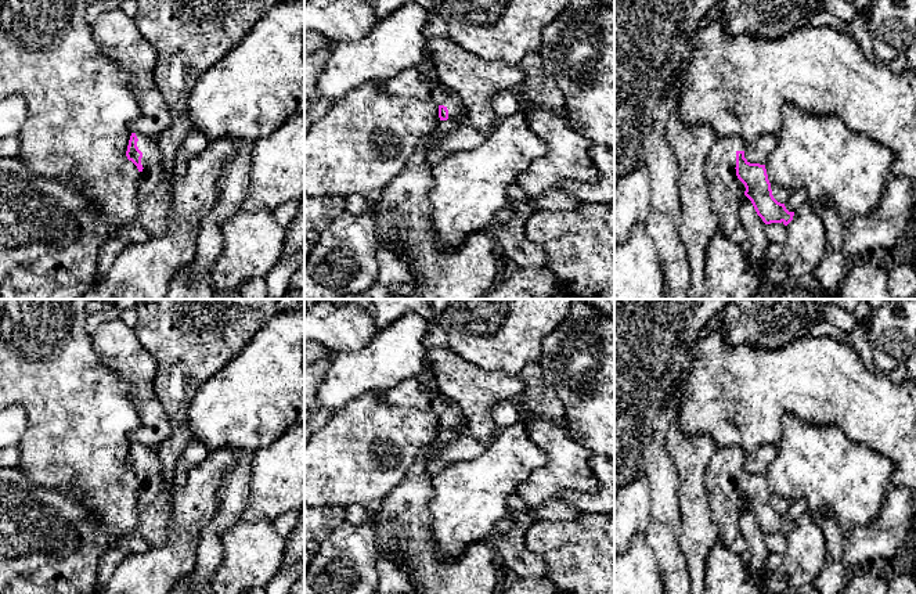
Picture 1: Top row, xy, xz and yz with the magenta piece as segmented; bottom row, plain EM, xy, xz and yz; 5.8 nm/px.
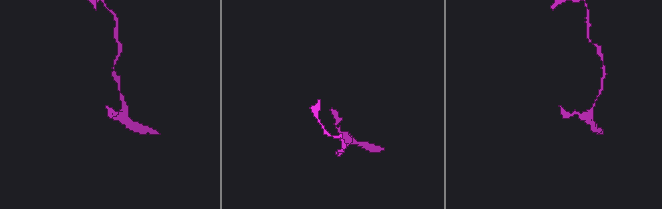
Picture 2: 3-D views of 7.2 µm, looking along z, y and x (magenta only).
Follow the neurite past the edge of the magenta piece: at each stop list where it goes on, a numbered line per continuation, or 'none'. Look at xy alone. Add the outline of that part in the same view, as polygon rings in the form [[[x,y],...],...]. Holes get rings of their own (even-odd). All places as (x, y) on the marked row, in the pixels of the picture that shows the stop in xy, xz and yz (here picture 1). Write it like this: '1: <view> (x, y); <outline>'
1: xy (155, 194); [[[136,133],[136,136],[138,138],[137,147],[143,152],[141,165],[144,169],[140,172],[138,181],[137,181],[137,197],[140,201],[140,213],[133,219],[130,226],[143,227],[152,237],[158,237],[158,235],[162,235],[167,228],[166,217],[167,217],[167,212],[173,202],[173,187],[172,187],[172,181],[167,181],[163,179],[162,165],[161,165],[161,154],[159,154],[159,147],[158,147],[156,140],[152,137],[140,134],[140,133]]]

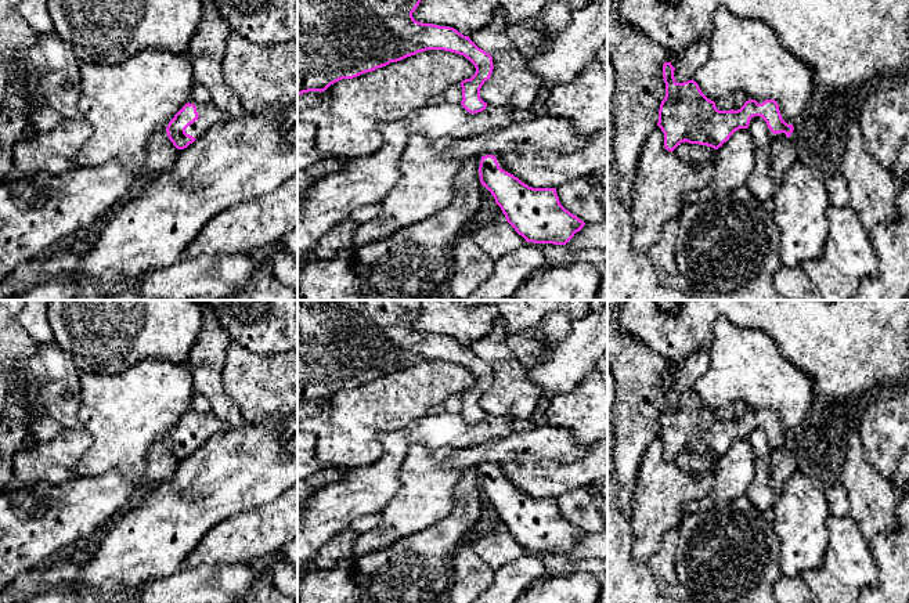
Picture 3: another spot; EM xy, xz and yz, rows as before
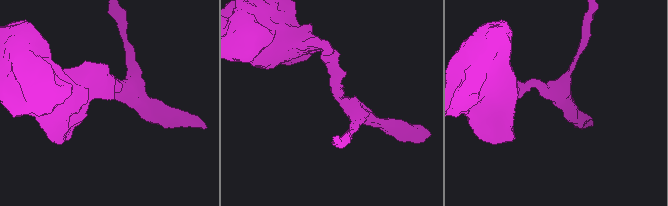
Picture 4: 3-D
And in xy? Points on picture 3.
1: xy (209, 114); [[[190,98],[185,104],[188,102],[196,106],[196,112],[199,115],[199,118],[185,129],[185,133],[195,138],[202,137],[203,133],[209,130],[213,124],[224,122],[228,118],[228,115],[217,108],[212,101],[195,102],[192,98]],[[183,106],[180,109],[183,109]]]

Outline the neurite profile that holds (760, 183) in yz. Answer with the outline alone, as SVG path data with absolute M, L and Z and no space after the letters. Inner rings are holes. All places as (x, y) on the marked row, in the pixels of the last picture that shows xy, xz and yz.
M761 116L753 120L747 130L755 144L755 166L746 185L761 202L773 199L779 189L771 178L771 147L773 138Z

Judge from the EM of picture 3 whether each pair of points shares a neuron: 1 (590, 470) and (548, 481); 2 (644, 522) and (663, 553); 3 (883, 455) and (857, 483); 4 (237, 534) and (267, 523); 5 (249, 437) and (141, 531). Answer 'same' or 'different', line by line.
1: same
2: different
3: different
4: same
5: same

